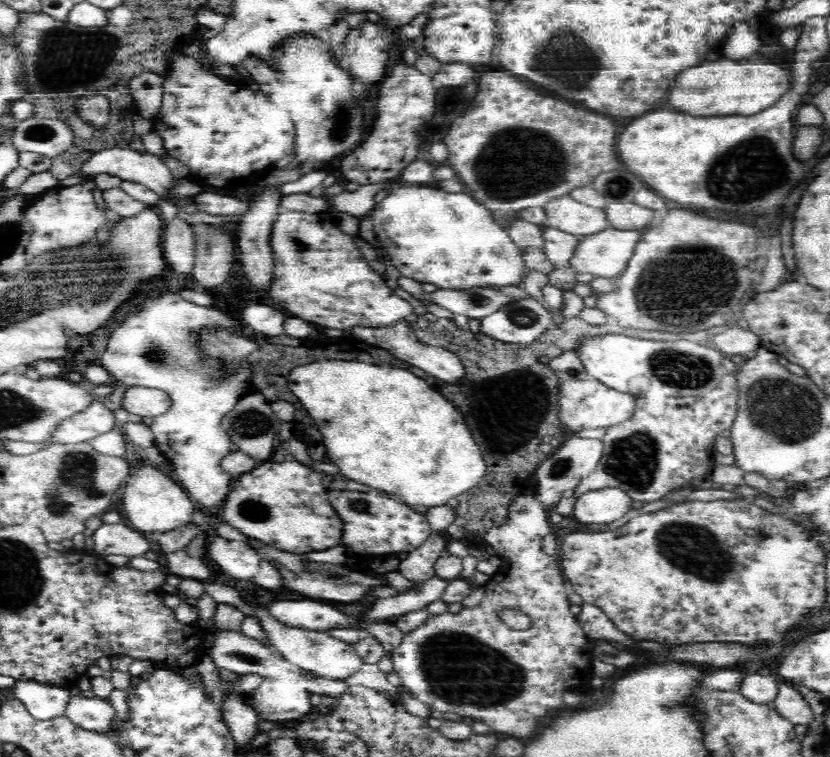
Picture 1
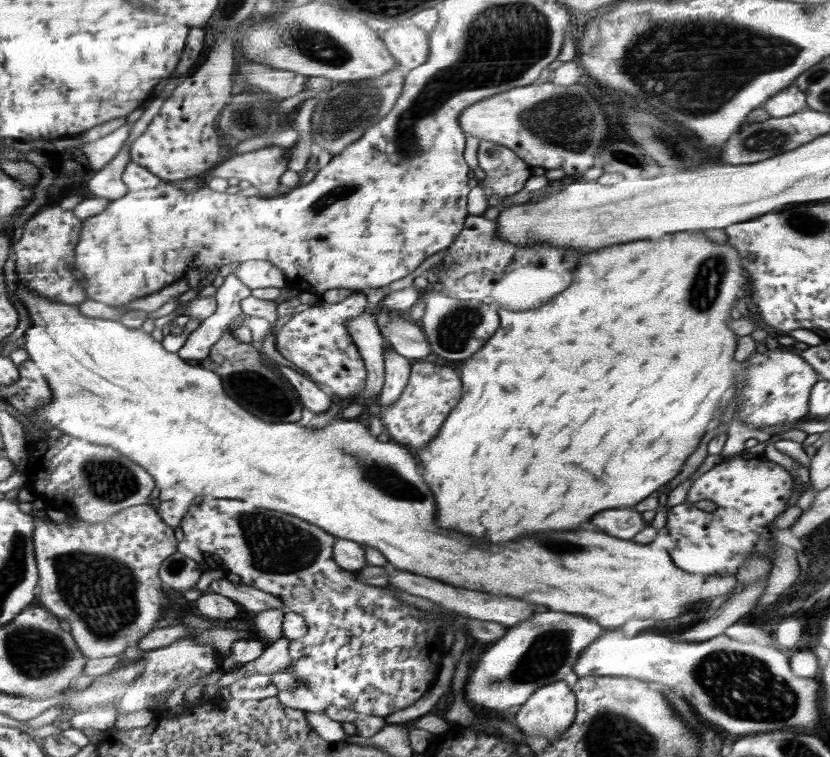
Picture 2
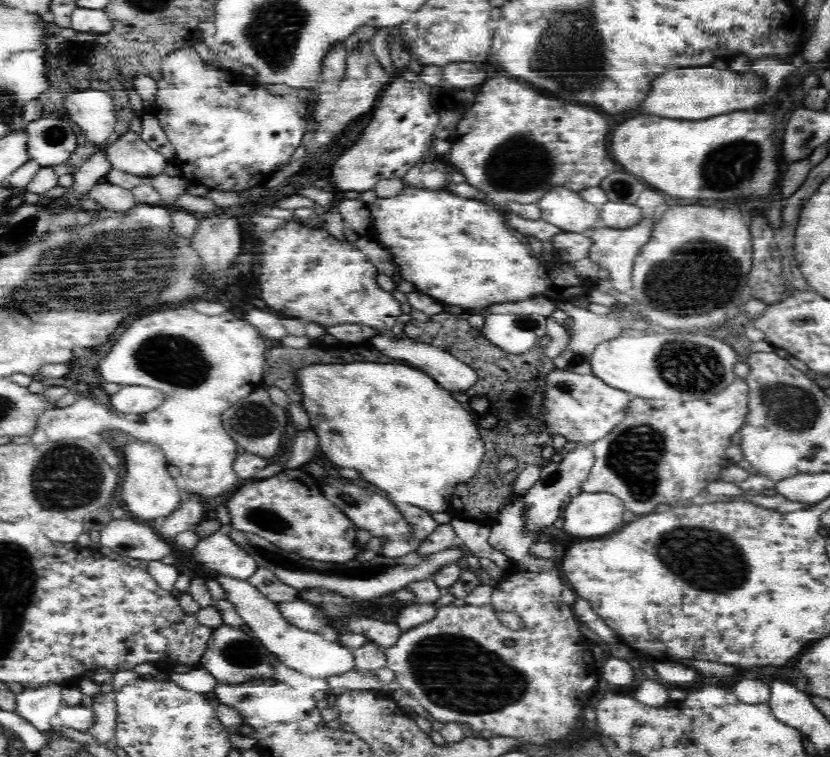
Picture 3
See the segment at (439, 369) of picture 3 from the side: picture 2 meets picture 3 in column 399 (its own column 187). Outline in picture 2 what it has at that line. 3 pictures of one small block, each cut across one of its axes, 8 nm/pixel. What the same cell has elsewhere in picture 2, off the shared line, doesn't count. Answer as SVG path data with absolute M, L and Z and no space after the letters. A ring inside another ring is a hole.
M234 273L225 277L214 296L217 300L214 314L188 335L183 347L177 352L181 359L191 363L200 362L209 356L210 347L220 340L224 332L232 330L232 323L241 314L241 300L251 296L251 289L245 285Z

